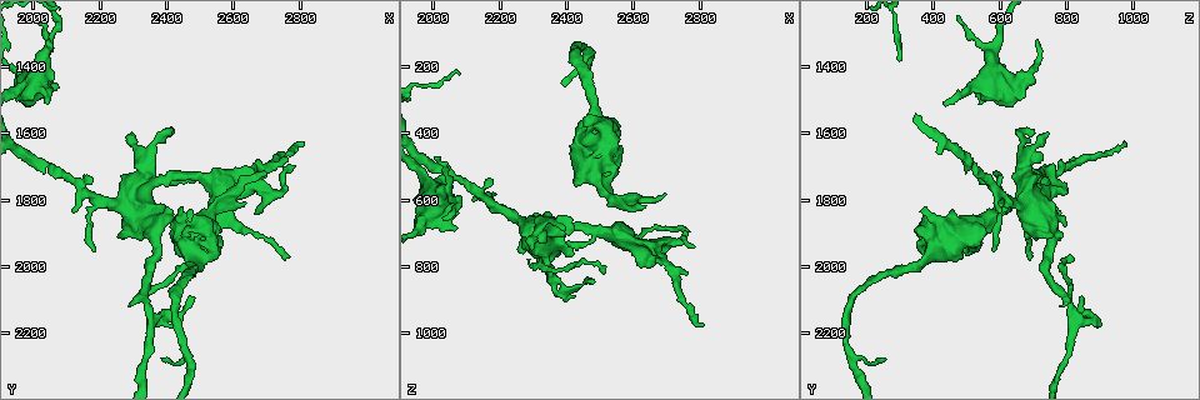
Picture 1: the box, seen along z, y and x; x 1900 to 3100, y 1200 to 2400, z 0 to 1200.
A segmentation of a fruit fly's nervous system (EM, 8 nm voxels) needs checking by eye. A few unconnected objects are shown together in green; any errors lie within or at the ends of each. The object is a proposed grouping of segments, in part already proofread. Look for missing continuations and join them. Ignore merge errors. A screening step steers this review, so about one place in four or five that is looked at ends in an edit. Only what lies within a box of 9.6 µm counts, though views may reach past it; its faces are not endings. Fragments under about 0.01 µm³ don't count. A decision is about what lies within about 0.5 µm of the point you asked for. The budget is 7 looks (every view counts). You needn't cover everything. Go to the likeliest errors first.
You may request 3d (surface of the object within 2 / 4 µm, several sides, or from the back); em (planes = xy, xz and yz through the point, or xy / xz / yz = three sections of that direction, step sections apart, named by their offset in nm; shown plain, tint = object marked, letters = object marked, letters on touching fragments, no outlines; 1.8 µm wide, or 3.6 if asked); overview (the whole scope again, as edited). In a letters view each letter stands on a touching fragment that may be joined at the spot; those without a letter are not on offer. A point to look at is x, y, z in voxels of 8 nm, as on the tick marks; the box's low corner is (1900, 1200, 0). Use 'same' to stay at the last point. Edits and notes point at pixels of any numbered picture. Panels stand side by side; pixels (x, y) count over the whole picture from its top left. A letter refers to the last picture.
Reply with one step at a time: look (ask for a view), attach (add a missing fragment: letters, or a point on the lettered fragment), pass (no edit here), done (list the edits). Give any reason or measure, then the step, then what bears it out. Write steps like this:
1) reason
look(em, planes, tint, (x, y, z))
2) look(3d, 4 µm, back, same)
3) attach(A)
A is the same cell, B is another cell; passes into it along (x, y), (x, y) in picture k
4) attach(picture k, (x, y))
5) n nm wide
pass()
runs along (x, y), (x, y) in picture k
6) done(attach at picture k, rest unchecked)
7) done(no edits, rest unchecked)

stops while still wide
look(3d, 4 µm, (2070, 1470, 650))

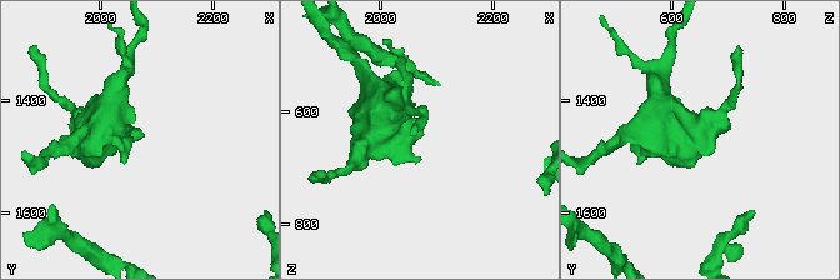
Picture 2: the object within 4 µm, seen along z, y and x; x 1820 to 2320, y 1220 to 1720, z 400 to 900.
shape alone is not enough
look(em, 3.6 µm, xy, step 8, letters, (2075, 1465, 640))

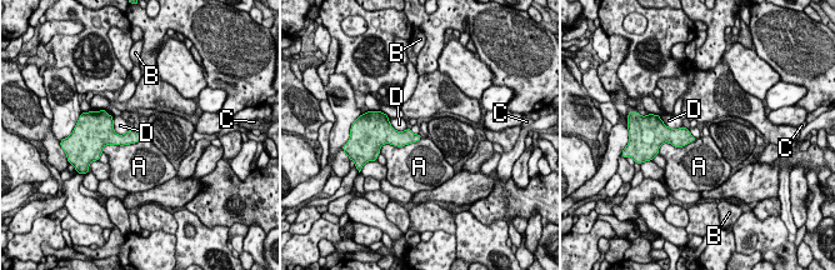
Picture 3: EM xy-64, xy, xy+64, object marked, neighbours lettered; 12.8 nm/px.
look(em, 3.6 µm, planes, letters, same)

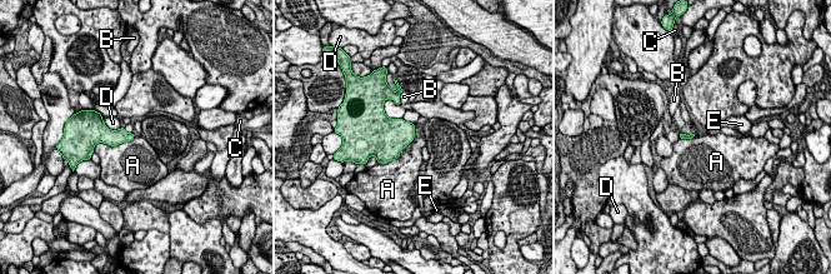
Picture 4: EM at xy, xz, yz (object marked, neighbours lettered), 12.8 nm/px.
pass()
A, B, C, D and E are other cells; none of them fits

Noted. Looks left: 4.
branch point
look(3d, 4 µm, (2200, 1800, 620))

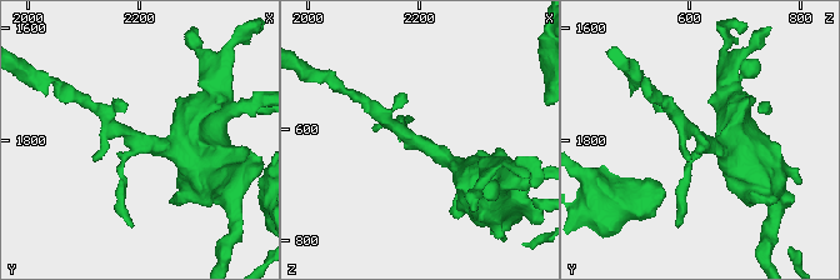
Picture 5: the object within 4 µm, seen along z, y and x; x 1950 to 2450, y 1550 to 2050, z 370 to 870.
now the EM
look(em, planes, plain, (2190, 1805, 630))

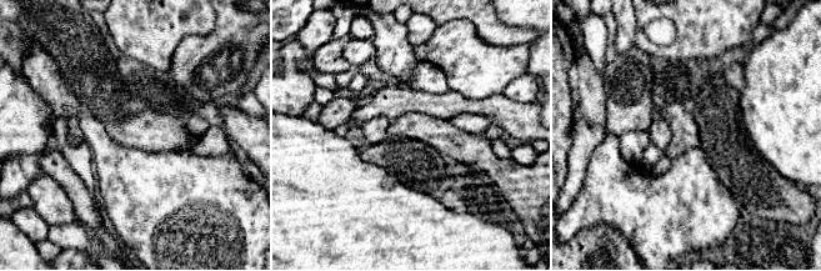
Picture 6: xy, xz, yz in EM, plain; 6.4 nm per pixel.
look(em, planes, letters, same)

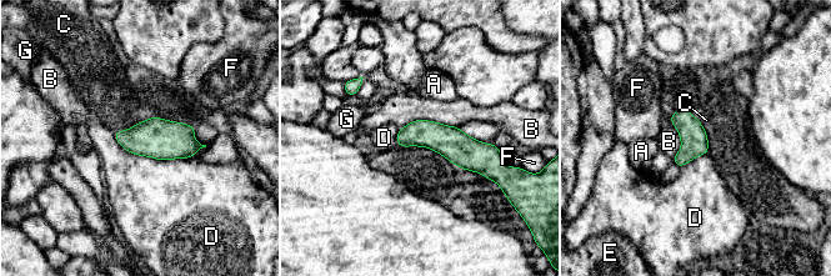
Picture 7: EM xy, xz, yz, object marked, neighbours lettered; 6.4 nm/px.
180 nm wide
pass()
A, B, C, D, E, F and G are other cells; border along (140, 121), (114, 133) in picture 7; none of them fits

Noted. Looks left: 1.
done(no edits, rest unchecked)

